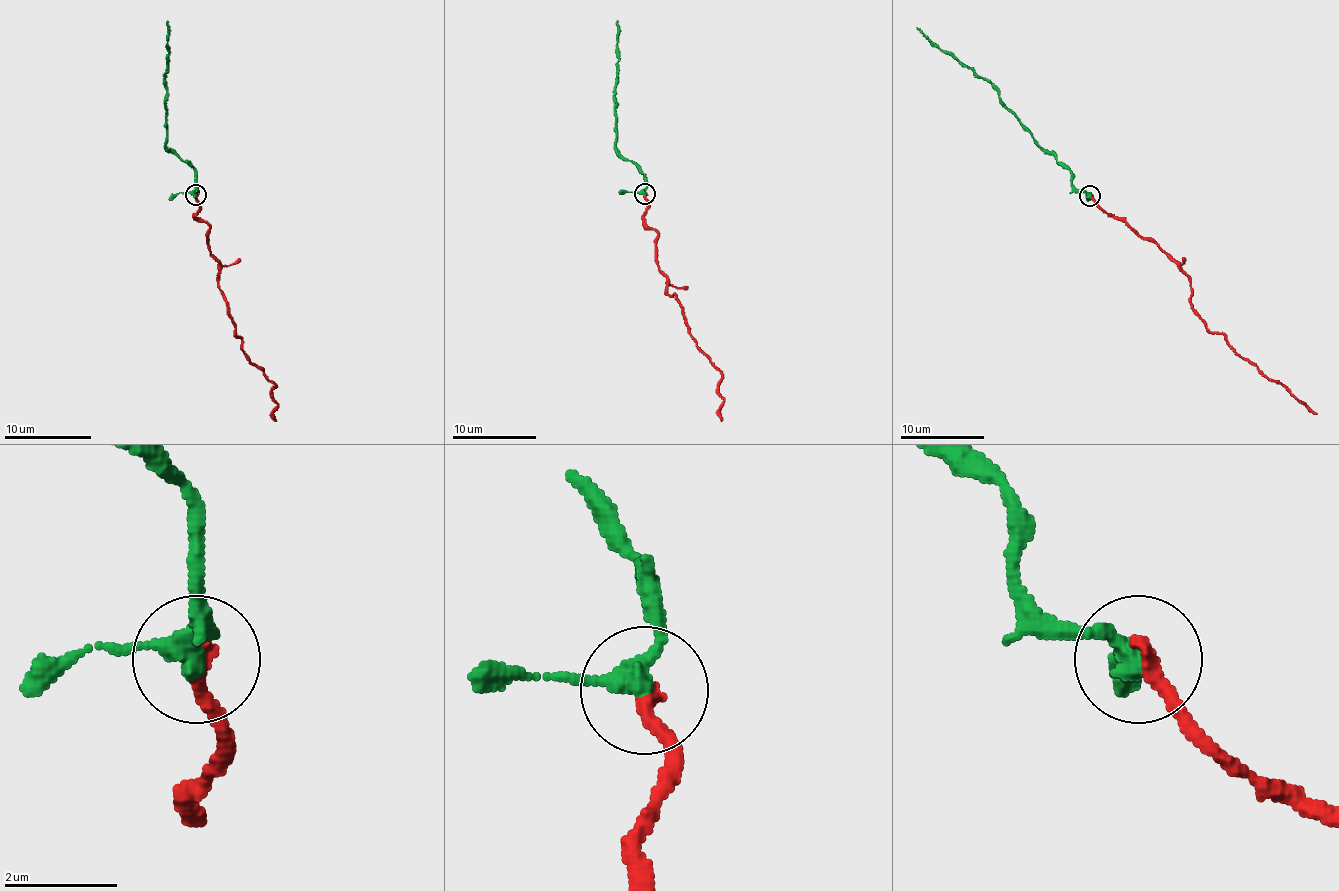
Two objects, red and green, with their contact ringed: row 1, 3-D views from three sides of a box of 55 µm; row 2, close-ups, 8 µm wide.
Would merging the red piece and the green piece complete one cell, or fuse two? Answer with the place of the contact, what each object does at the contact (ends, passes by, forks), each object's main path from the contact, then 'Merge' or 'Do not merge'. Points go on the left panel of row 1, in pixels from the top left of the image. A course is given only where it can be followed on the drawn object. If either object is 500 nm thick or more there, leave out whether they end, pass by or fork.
Place: (196, 194). At the ring red ends. At the ring green passes by. Course of red: (195, 194), (195, 216), (208, 224), (208, 250), (219, 263), (234, 333), (249, 361), (275, 385), (275, 420). Course of green: (195, 194), (195, 172), (167, 146), (167, 20). Merge

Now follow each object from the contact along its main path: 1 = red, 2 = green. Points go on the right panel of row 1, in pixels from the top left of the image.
1: (1090, 195), (1103, 209), (1162, 249), (1189, 279), (1191, 308), (1208, 329), (1218, 331), (1271, 380), (1317, 413)
2: (1090, 195), (1073, 186), (1071, 174), (1044, 149), (985, 79), (945, 54), (916, 27)

